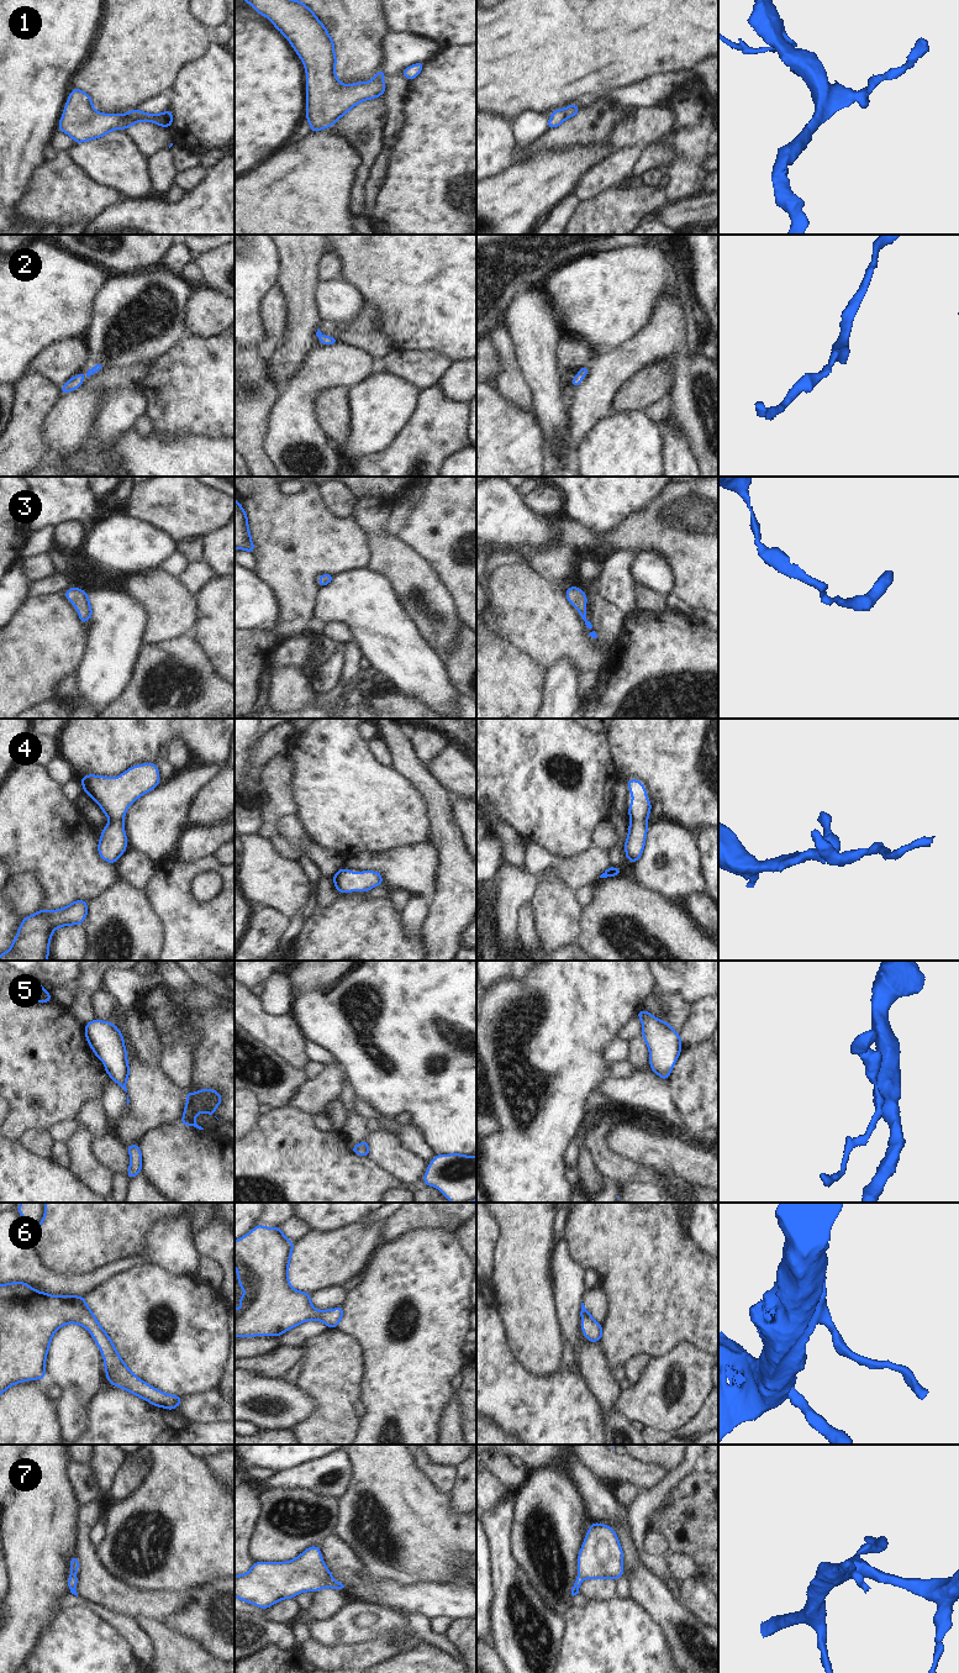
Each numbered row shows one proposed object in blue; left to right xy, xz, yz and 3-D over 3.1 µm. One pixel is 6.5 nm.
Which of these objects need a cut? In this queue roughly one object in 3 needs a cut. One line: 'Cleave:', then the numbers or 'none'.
Cleave: 1

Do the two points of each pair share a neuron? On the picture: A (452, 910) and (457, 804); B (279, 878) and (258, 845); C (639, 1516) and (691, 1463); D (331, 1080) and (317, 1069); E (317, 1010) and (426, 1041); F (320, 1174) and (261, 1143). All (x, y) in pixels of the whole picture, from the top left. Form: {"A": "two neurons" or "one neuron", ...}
{"A": "two neurons", "B": "one neuron", "C": "one neuron", "D": "two neurons", "E": "one neuron", "F": "one neuron"}

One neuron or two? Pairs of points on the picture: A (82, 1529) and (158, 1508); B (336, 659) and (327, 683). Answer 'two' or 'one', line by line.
A: two
B: one

